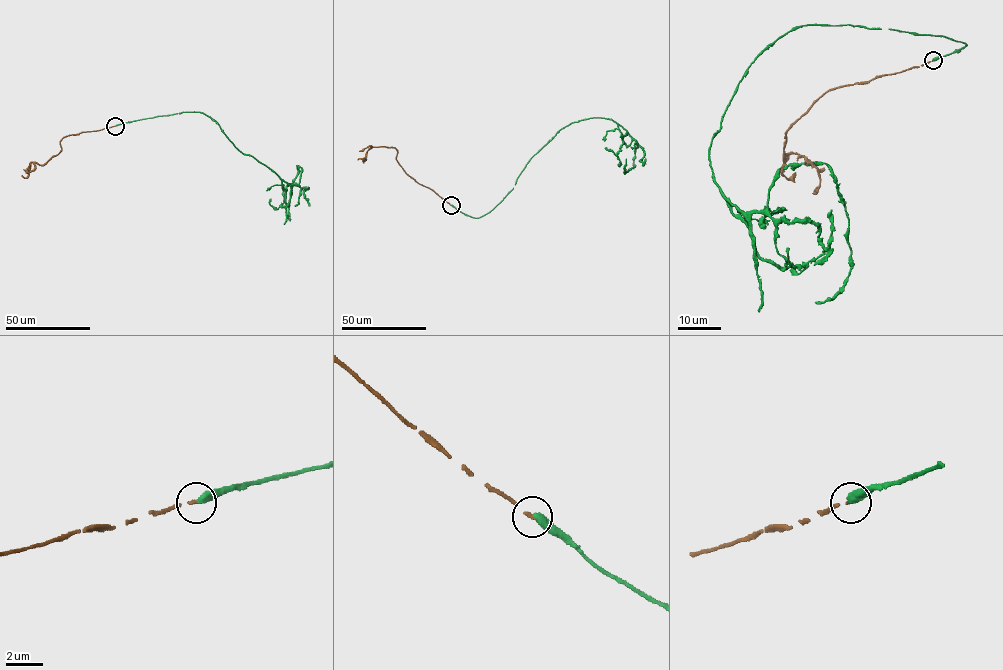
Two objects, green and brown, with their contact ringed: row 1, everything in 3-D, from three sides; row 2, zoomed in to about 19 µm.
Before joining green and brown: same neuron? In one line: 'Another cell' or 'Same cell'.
Another cell

